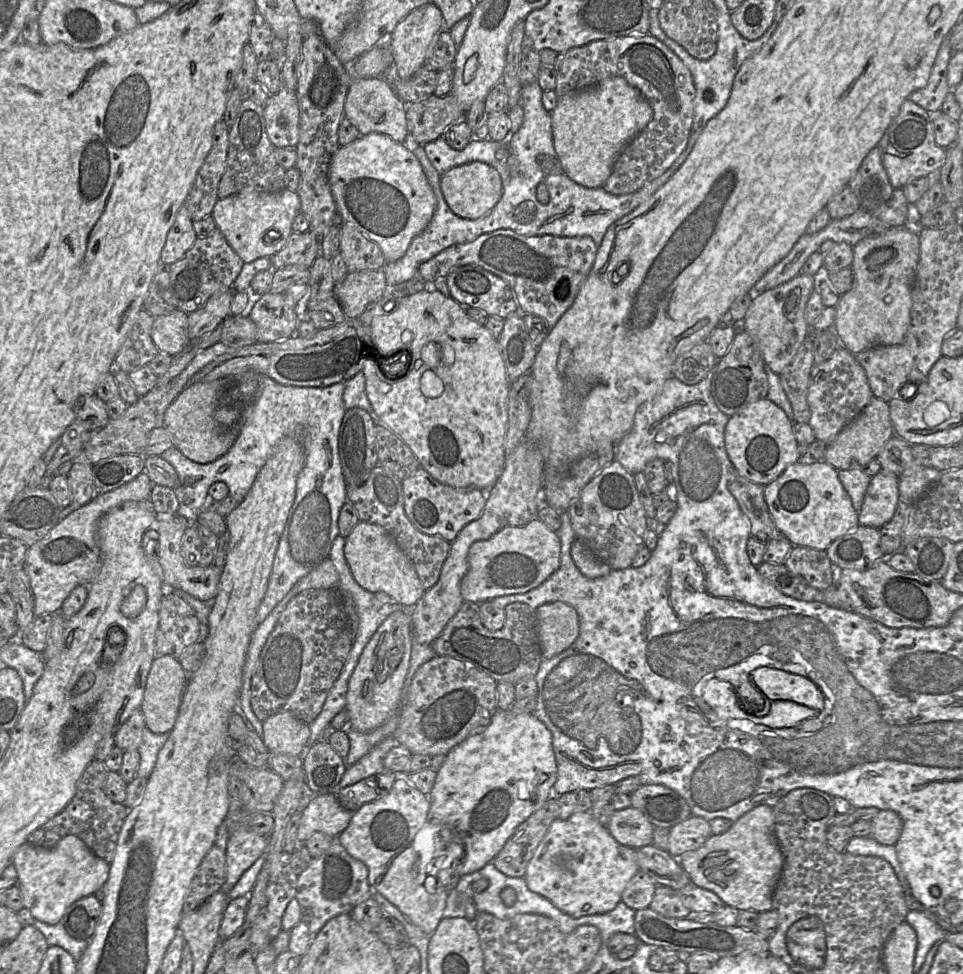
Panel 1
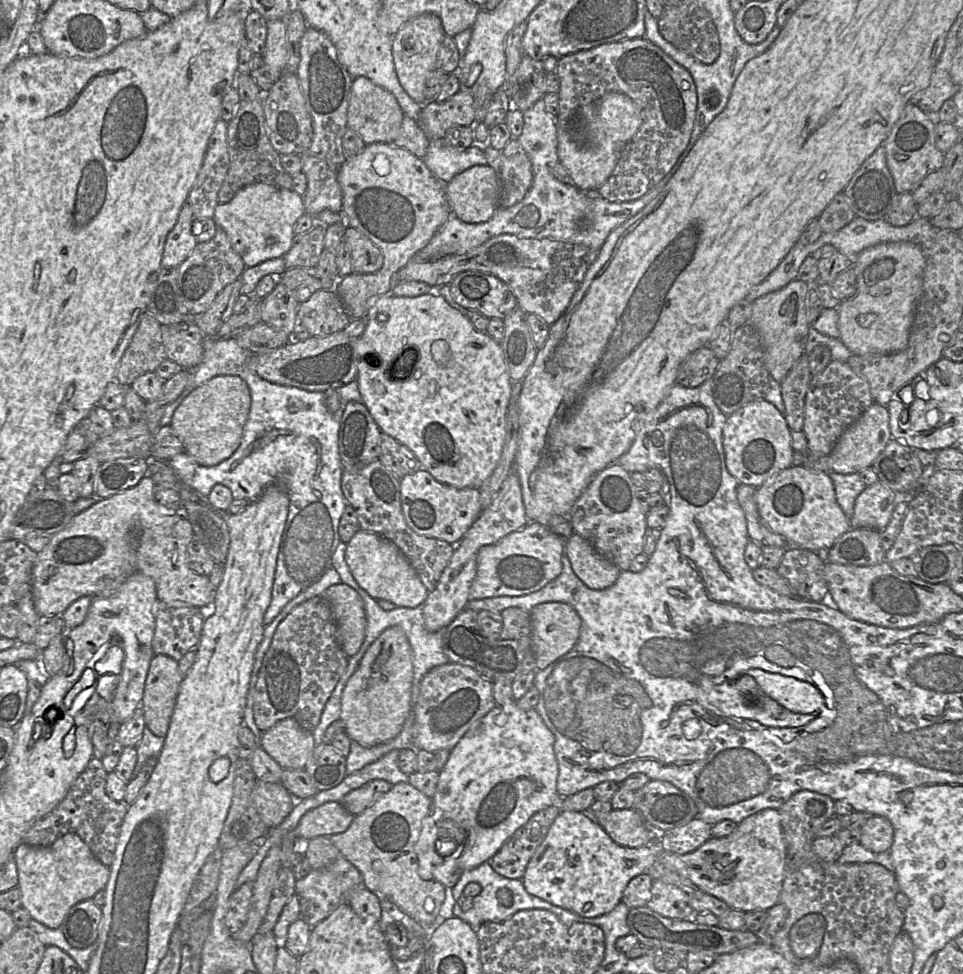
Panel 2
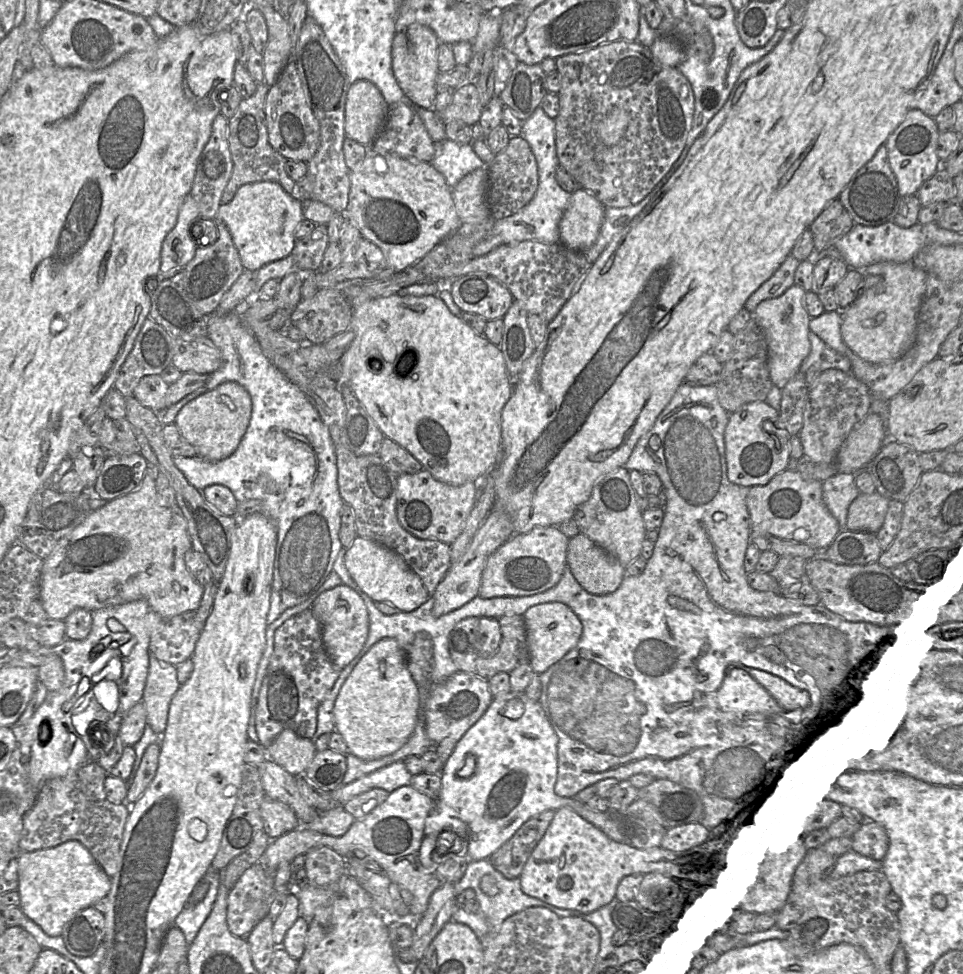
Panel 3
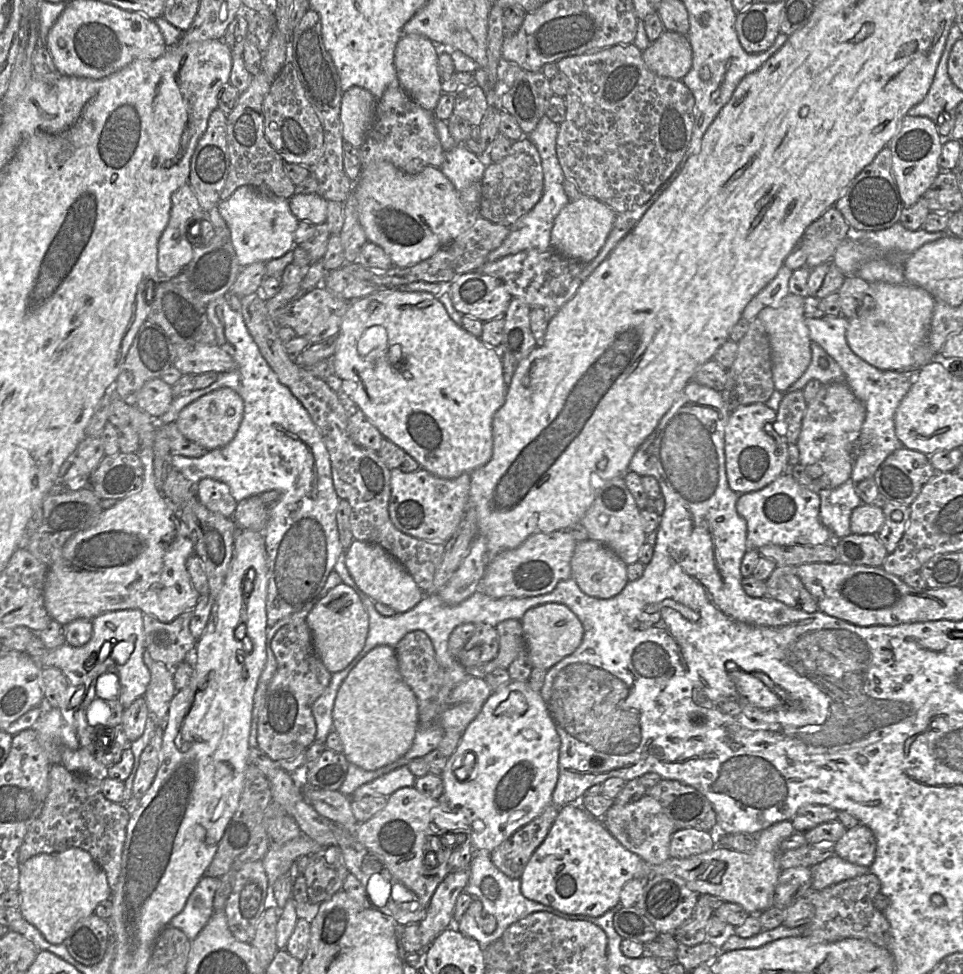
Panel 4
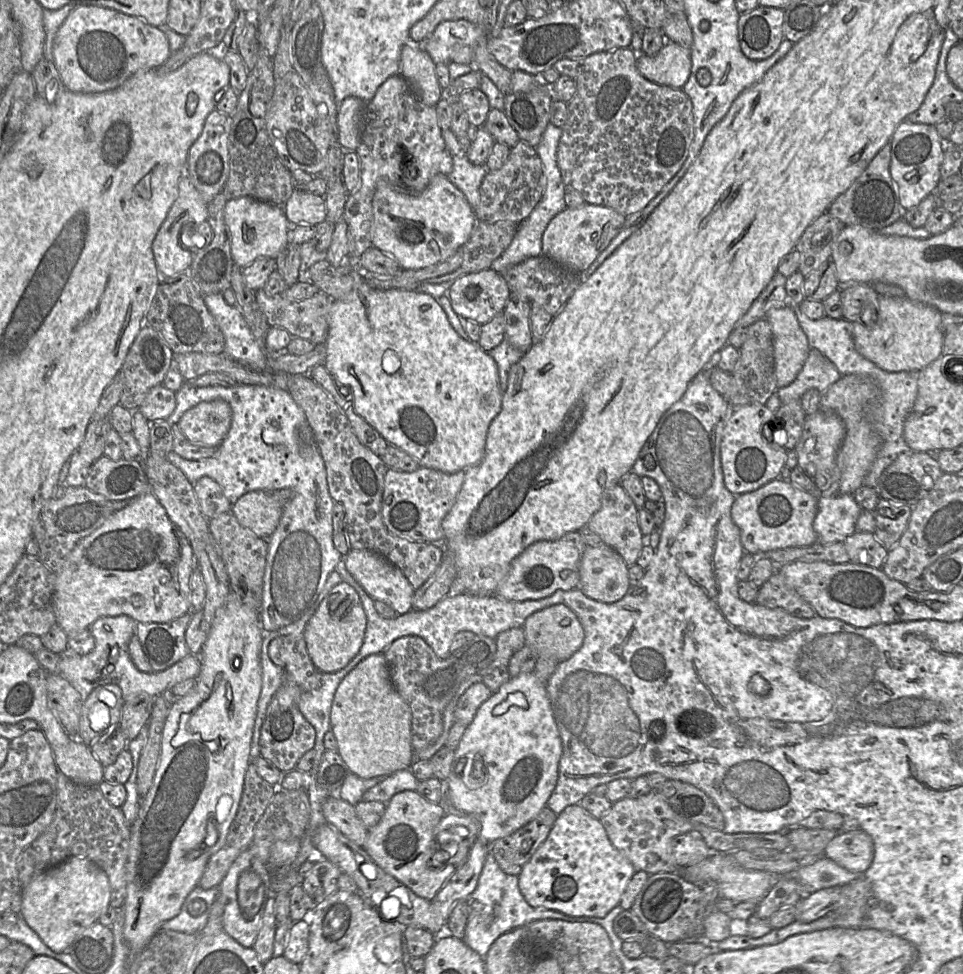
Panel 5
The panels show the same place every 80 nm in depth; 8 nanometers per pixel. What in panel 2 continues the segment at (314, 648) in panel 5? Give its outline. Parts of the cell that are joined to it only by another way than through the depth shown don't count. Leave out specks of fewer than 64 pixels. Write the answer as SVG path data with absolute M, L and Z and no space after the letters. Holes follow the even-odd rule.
M328 568L318 580L308 585L283 607L283 615L286 615L294 606L313 597L325 598L328 601L336 622L338 644L349 658L354 656L364 642L367 625L366 613L359 593L348 584L342 582L335 569Z

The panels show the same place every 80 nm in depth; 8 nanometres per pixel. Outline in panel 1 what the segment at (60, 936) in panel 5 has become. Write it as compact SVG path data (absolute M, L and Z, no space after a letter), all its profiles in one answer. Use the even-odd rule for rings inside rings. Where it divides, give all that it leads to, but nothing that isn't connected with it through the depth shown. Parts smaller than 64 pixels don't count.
M67 835L53 847L40 847L28 842L19 846L12 863L17 871L17 886L22 895L23 908L30 911L35 920L46 924L59 923L66 909L75 901L103 888L108 880L110 864L97 857L75 835Z

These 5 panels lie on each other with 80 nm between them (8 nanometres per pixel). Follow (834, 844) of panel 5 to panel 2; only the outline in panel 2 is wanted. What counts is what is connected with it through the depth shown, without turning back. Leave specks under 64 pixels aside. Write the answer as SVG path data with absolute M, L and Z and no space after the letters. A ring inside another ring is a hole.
M869 816L860 829L859 843L874 853L888 851L893 843L894 829L891 822L882 816Z

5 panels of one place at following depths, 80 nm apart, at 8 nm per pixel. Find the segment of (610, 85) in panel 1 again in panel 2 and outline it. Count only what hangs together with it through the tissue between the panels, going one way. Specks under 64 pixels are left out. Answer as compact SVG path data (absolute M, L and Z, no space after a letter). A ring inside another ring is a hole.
M612 92L581 110L586 130L586 142L580 144L565 127L557 126L557 154L568 170L573 184L582 191L596 190L611 175L624 145L638 131L642 117L638 106L626 94Z

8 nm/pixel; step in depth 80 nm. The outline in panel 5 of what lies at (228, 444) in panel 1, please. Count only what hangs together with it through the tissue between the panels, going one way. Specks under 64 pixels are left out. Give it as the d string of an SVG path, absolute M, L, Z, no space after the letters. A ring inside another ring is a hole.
M224 400L204 401L187 410L178 422L182 433L192 443L218 447L230 429L232 410Z

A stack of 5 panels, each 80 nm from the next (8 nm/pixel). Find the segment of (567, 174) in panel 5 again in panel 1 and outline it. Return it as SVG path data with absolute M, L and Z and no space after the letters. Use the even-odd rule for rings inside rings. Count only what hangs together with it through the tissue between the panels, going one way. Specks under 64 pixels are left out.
M647 34L596 40L580 47L571 48L557 55L554 70L556 72L554 91L558 98L567 93L594 87L607 78L620 76L638 89L652 107L653 116L650 122L623 148L611 175L602 186L608 193L623 195L636 192L667 170L684 150L693 122L696 95L693 78L682 60L654 36Z

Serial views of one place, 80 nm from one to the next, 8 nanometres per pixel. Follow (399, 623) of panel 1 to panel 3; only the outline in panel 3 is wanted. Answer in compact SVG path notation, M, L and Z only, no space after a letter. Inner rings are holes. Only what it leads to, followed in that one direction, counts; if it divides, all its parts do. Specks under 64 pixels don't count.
M393 638L375 643L351 671L336 698L335 730L344 738L348 753L362 760L376 760L399 750L412 735L419 718L419 689L408 669L406 652Z

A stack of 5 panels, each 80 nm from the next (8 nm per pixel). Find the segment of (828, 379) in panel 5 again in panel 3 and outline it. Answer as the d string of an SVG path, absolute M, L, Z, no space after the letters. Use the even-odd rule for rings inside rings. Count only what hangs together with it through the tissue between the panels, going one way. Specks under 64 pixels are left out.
M809 329L809 341L811 350L801 364L800 371L807 370L824 371L829 368L839 369L844 372L851 372L850 360L828 346L818 335Z

